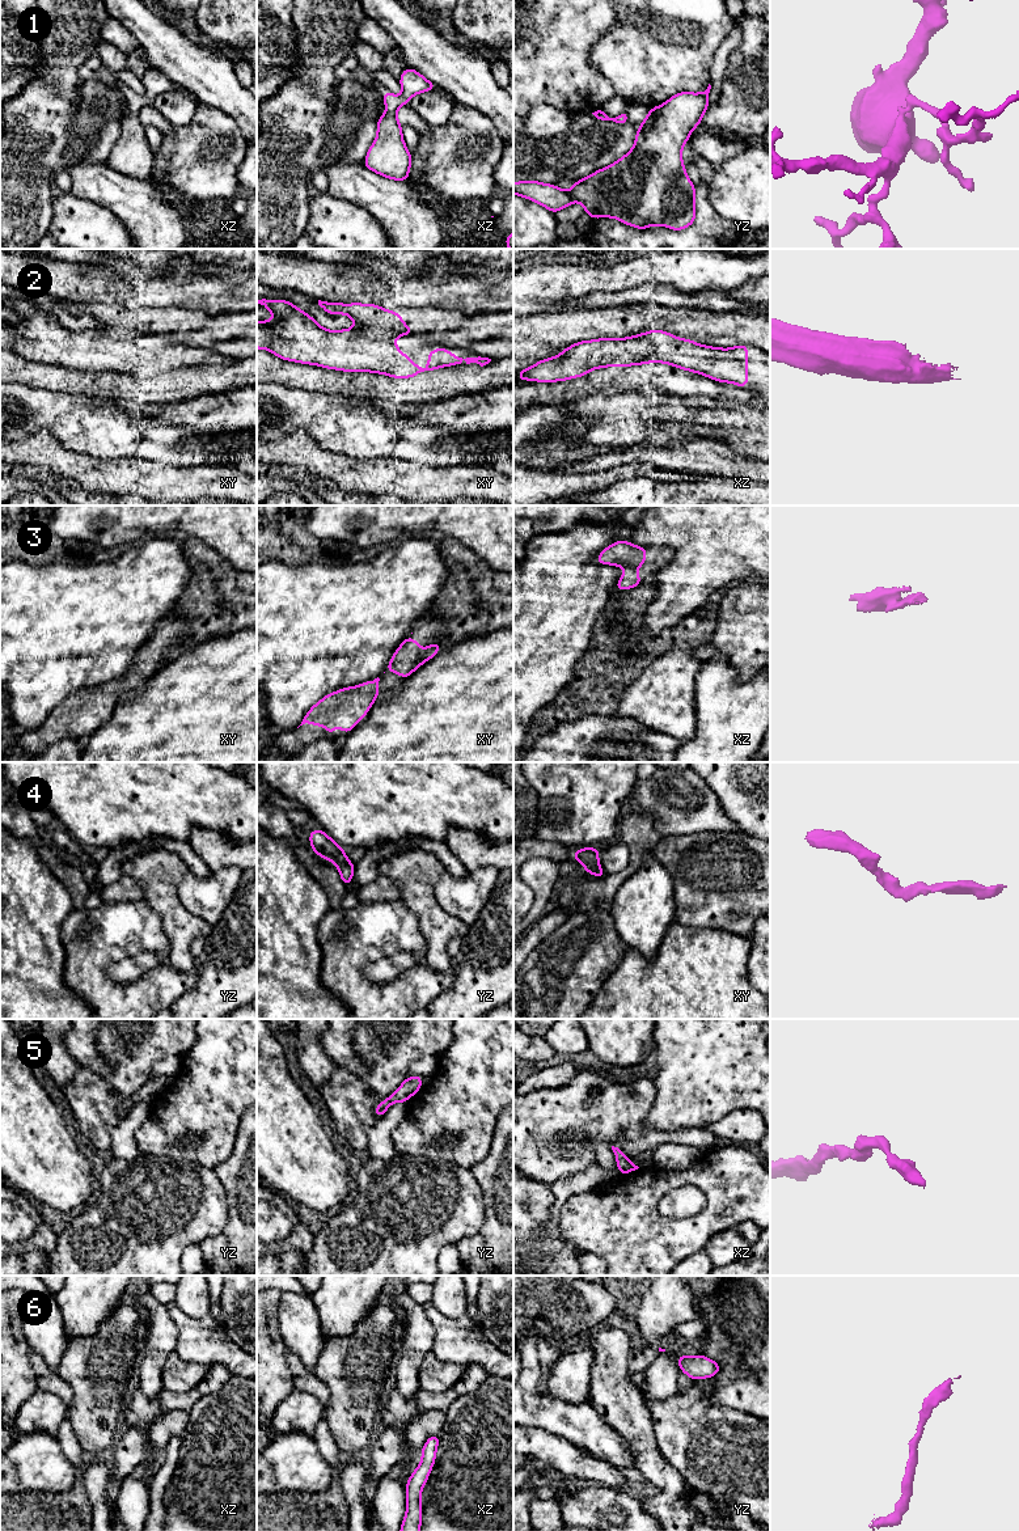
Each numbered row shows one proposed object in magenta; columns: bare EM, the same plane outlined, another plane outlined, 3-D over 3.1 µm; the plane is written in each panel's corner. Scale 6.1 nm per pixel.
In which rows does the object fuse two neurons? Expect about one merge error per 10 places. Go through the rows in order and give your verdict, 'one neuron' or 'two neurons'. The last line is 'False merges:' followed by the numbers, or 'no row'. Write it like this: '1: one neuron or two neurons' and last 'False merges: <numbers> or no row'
1: one neuron
2: one neuron
3: one neuron
4: one neuron
5: one neuron
6: one neuron
False merges: no row

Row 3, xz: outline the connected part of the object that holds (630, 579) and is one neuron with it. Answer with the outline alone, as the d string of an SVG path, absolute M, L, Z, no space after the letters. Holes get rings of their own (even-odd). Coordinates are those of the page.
M616 541L599 554L596 562L600 564L620 566L626 571L626 574L618 579L616 585L616 591L622 591L642 584L635 568L646 564L646 557L646 547L635 546L629 541Z

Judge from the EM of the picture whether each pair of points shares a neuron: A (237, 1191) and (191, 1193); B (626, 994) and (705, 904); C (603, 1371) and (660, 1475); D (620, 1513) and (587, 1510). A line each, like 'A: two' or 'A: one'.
A: two
B: two
C: one
D: one

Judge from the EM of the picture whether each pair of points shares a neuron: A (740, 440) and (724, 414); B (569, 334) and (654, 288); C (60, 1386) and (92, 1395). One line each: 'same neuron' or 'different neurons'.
A: same neuron
B: different neurons
C: different neurons

